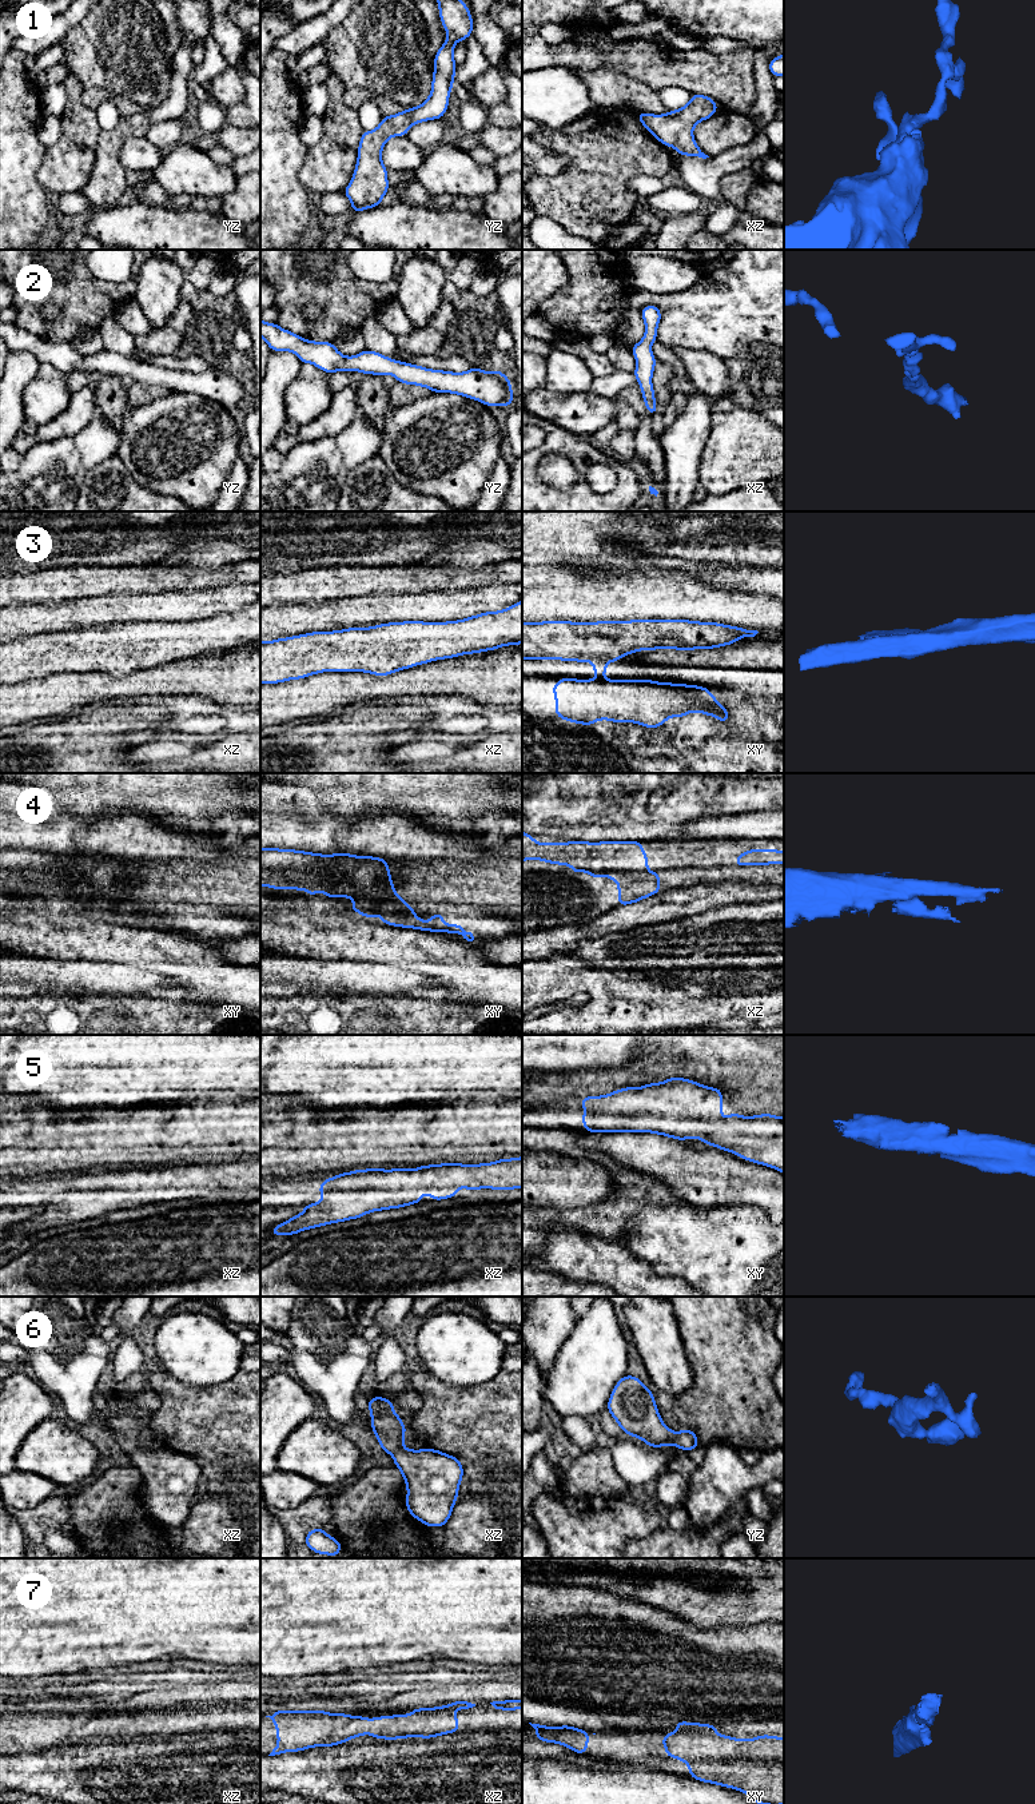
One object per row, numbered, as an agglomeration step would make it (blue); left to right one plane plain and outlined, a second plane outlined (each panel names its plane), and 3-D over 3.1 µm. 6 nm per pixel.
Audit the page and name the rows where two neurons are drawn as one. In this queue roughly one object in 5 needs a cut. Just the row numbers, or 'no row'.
4

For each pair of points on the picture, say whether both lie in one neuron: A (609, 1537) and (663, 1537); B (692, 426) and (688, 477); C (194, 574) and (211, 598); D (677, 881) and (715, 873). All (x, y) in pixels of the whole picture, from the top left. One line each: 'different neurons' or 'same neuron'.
A: different neurons
B: same neuron
C: different neurons
D: same neuron

